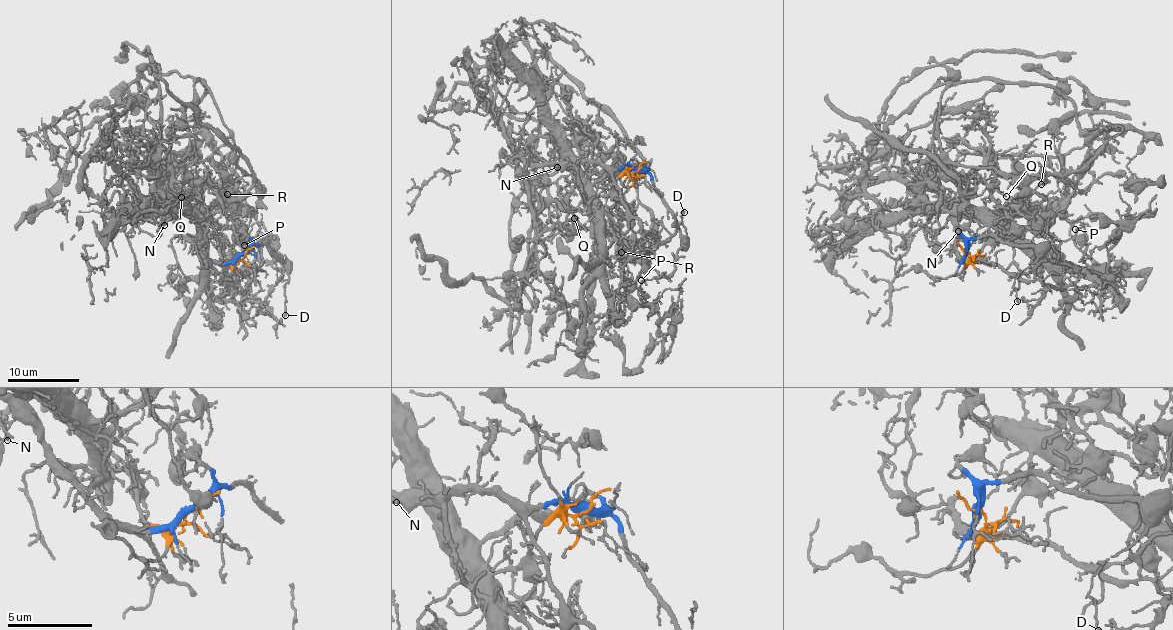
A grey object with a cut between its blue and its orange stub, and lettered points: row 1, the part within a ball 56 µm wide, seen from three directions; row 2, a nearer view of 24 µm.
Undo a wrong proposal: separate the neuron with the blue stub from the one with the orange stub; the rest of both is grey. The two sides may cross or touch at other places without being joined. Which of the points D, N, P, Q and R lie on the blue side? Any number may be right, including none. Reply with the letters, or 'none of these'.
D, N

